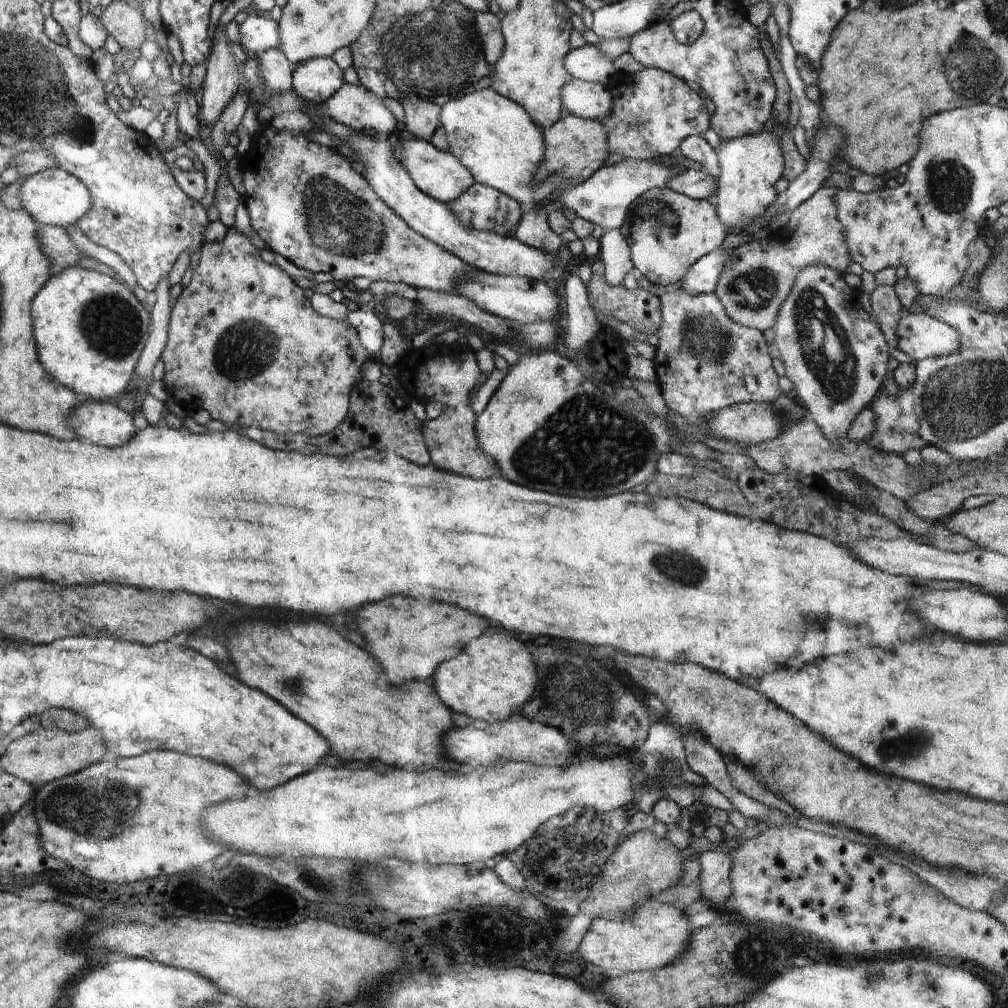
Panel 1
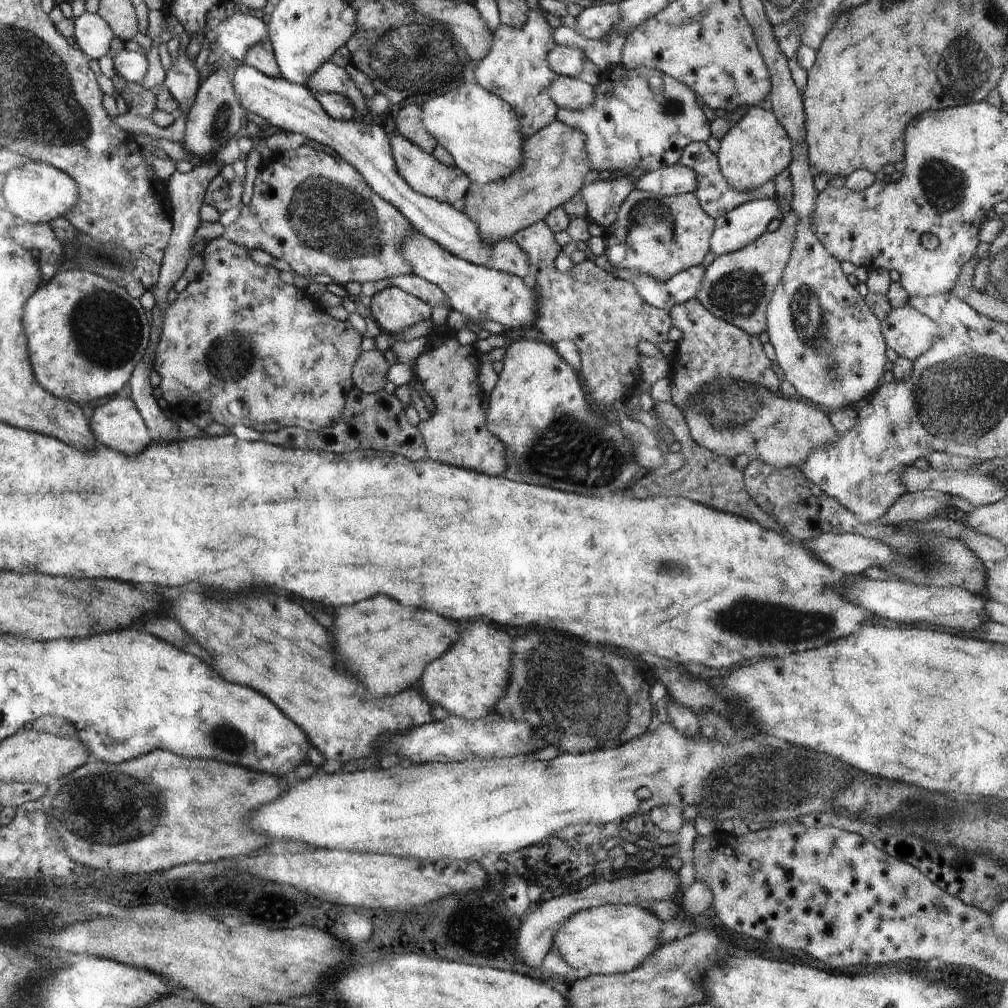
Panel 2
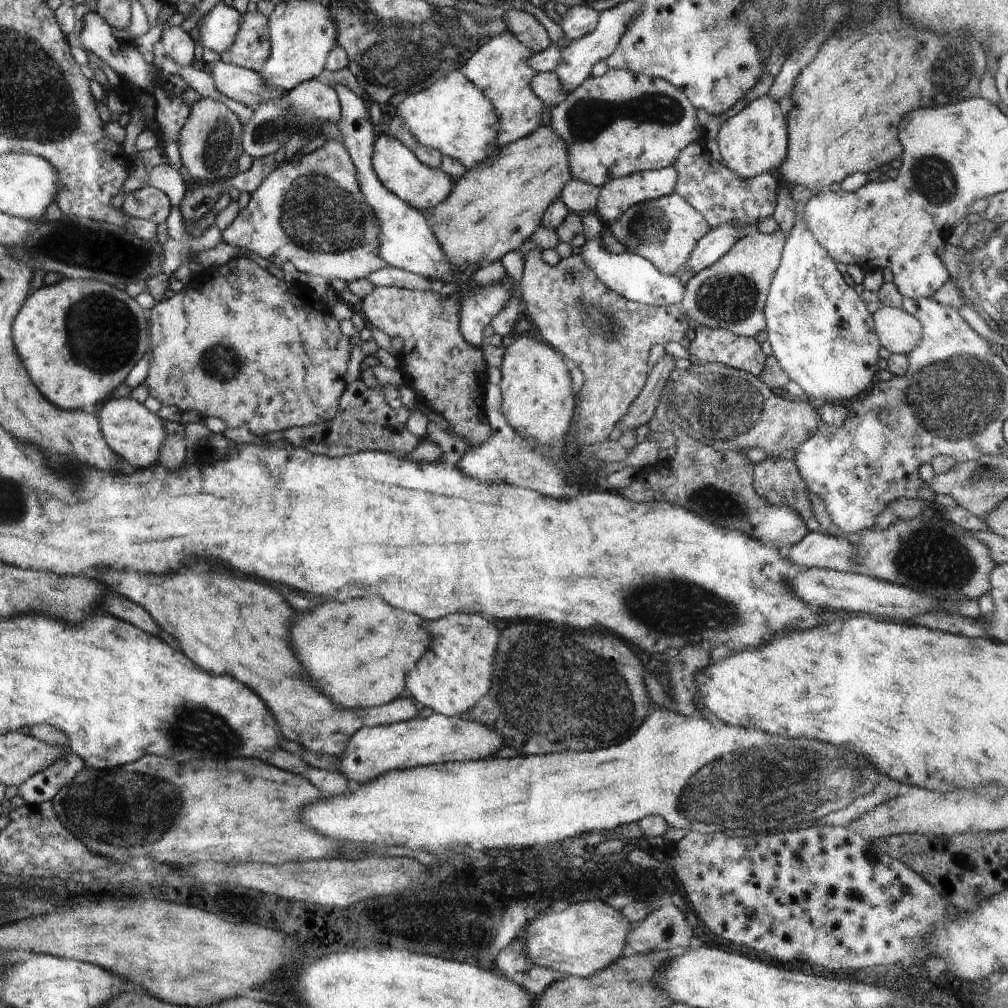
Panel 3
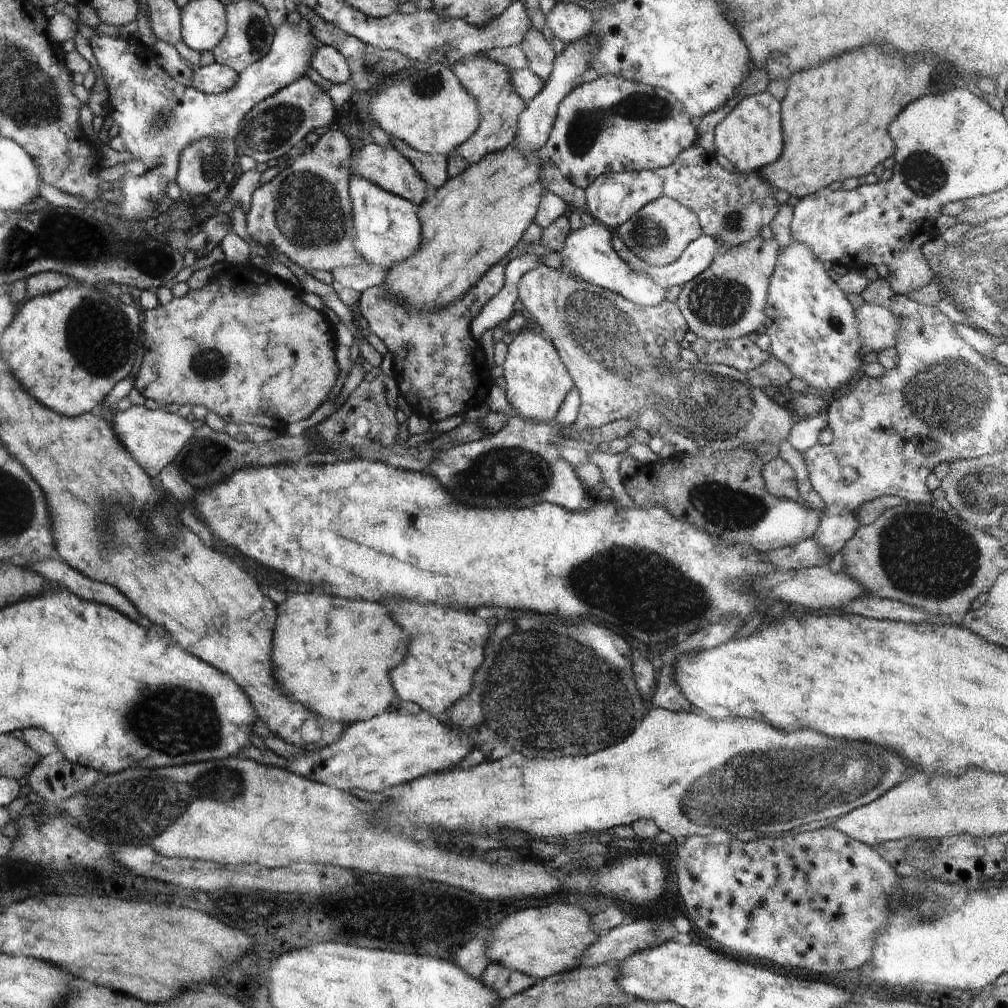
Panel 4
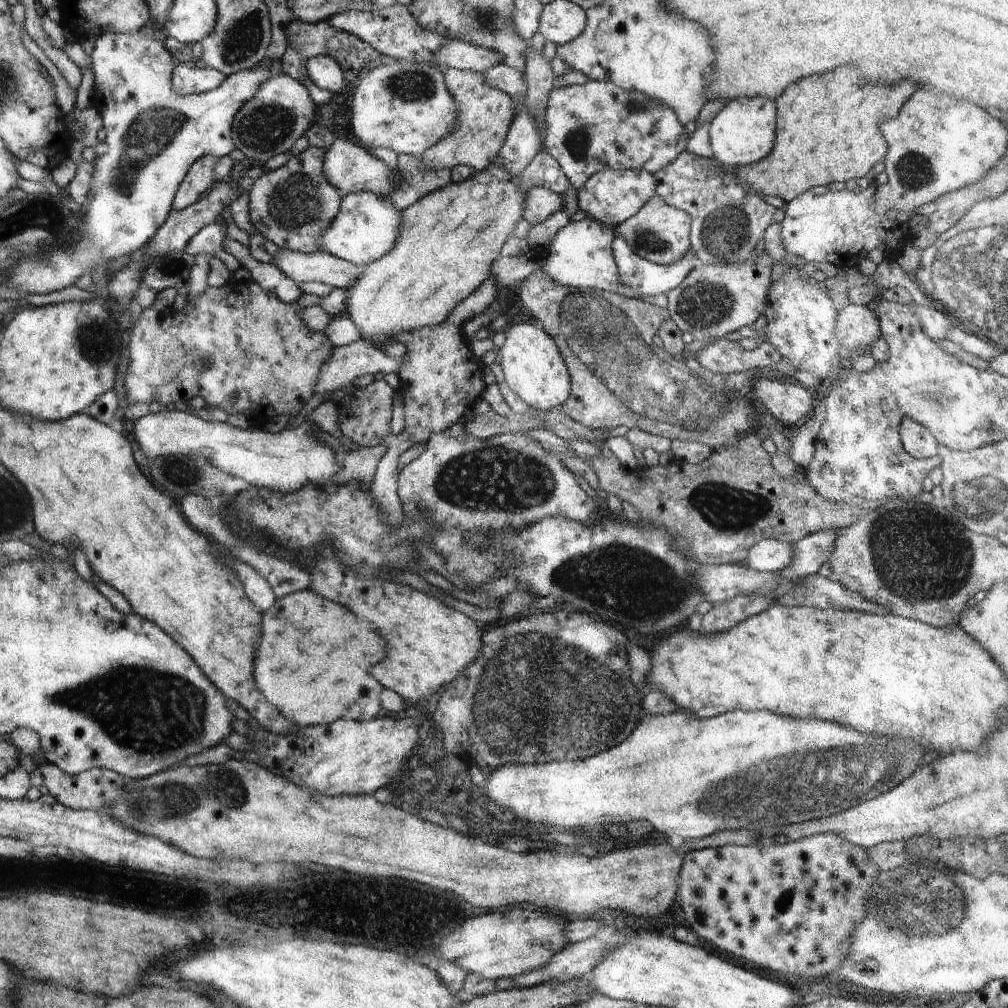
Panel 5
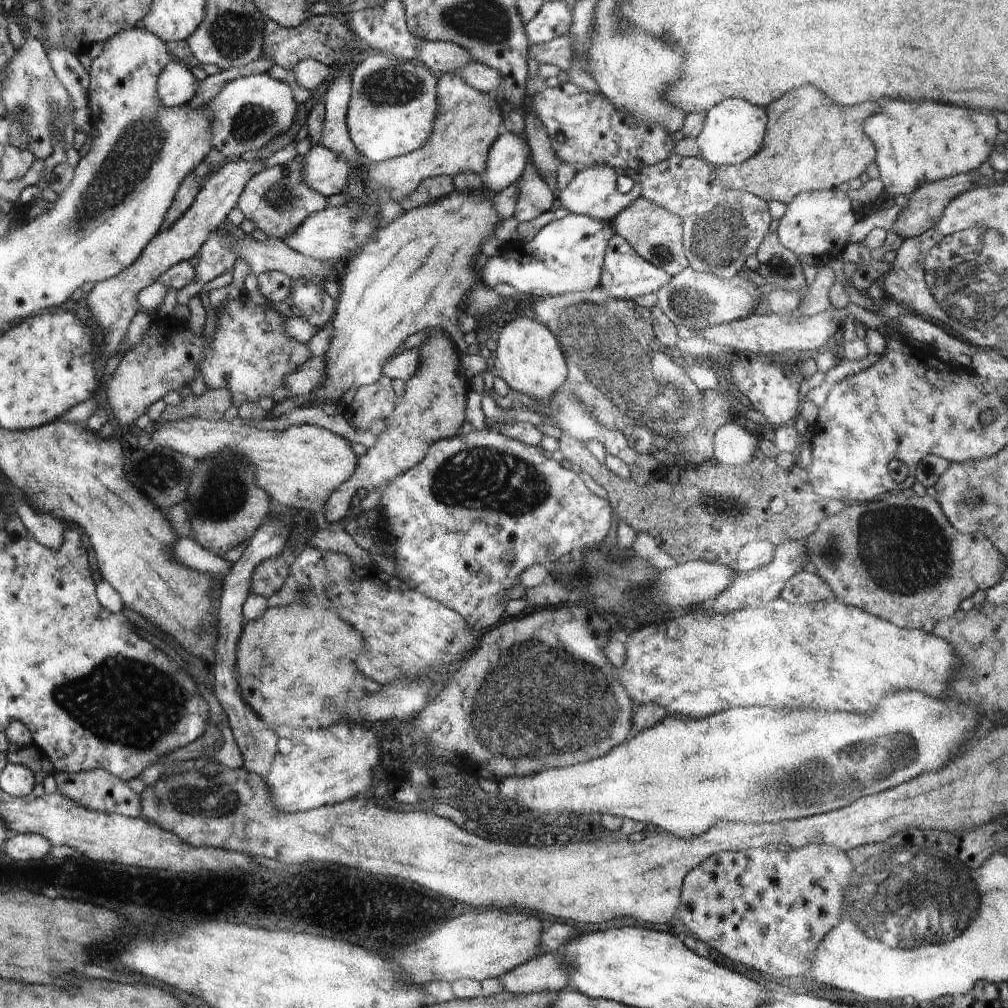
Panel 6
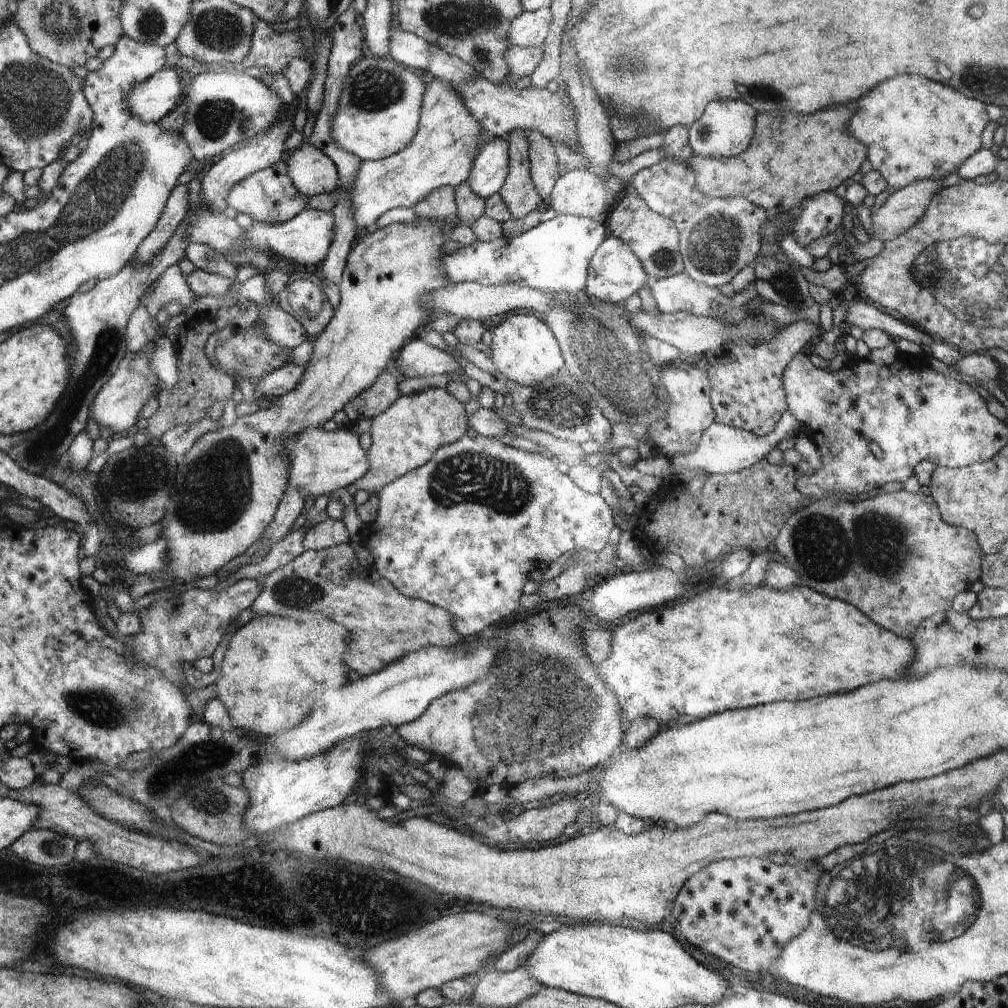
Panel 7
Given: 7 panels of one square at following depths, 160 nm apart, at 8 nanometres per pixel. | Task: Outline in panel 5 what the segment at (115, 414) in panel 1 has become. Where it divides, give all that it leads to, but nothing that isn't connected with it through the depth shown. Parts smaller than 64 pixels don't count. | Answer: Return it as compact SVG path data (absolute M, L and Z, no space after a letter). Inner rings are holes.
M173 407L128 421L133 425L133 438L138 442L139 450L146 452L150 458L168 455L206 457L234 478L248 481L251 486L280 492L297 491L306 483L318 484L320 488L327 486L339 459L330 447L317 442L314 426L307 417L297 428L279 433L269 433L264 429L243 430L226 422L204 421L193 415L190 409L179 411Z

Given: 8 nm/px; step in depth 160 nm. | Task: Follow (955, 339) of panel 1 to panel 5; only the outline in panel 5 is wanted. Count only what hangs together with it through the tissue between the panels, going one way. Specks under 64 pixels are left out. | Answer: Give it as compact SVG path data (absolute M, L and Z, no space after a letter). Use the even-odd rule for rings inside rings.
M848 305L839 311L835 331L838 336L850 336L854 346L872 348L881 339L881 326L875 307Z

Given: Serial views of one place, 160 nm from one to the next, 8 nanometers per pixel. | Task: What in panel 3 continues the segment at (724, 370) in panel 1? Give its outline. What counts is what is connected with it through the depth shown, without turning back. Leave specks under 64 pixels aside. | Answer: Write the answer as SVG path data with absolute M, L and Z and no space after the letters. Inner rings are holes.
M696 328L695 338L690 341L687 350L694 365L722 363L757 377L765 367L766 358L754 337L744 338L720 328Z

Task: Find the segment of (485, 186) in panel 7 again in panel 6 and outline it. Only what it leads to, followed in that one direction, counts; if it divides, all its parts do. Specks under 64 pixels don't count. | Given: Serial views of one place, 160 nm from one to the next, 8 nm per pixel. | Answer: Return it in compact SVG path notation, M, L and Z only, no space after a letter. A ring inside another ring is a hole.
M518 133L500 135L489 152L483 184L496 194L523 175L531 152L527 140Z

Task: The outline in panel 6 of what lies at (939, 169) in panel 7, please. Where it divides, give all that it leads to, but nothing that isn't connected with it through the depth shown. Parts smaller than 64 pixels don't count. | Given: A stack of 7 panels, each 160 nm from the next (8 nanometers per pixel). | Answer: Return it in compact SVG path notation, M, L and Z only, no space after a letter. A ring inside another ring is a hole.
M884 100L882 104L882 112L880 114L869 116L868 120L864 122L864 132L874 140L876 144L876 156L875 163L878 165L880 176L884 187L883 191L886 194L892 194L892 196L900 196L900 194L907 194L910 196L918 187L922 187L924 183L933 183L953 177L956 175L966 174L970 171L976 171L980 167L980 164L984 161L988 161L995 150L996 135L1000 132L997 125L997 118L995 113L986 114L986 112L978 112L978 110L970 110L970 108L958 108L958 106L950 106L950 104L936 104L936 102L902 102L902 100Z

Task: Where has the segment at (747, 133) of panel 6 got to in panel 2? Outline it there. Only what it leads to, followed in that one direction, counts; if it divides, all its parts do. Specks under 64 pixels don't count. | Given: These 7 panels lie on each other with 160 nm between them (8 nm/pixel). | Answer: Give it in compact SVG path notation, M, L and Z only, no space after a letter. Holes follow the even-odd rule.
M767 106L747 108L746 114L720 140L716 154L727 181L737 191L752 191L769 180L774 180L792 162L792 141Z

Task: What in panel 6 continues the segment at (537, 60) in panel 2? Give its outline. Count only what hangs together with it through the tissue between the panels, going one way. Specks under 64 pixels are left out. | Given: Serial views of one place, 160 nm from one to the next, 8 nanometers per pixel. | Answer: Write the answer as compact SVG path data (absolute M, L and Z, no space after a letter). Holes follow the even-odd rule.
M450 72L438 76L437 101L440 108L434 131L427 143L422 148L395 159L388 159L382 163L366 163L366 184L378 189L388 188L392 198L399 201L414 192L424 179L440 175L454 178L459 172L466 171L483 176L487 170L489 152L499 138L498 128L500 123L504 122L496 94L480 92L460 75L454 76Z

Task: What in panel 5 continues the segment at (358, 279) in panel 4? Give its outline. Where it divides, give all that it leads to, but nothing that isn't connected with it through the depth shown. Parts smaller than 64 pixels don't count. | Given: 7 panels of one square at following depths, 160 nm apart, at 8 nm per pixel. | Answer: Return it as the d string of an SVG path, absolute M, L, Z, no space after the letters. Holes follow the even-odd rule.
M281 249L280 254L274 256L273 263L296 284L316 281L345 290L357 281L363 271L361 266L322 251L306 254Z

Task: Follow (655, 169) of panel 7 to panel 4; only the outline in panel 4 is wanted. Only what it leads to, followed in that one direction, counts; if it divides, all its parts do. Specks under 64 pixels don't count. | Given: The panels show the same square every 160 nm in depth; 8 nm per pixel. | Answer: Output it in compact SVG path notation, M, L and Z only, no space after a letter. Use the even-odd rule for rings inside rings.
M695 144L684 150L669 167L656 172L664 178L663 194L696 212L703 234L713 236L722 244L721 251L725 251L739 248L758 235L760 228L769 226L780 203L774 199L777 190L759 173L728 171L716 161L716 154Z

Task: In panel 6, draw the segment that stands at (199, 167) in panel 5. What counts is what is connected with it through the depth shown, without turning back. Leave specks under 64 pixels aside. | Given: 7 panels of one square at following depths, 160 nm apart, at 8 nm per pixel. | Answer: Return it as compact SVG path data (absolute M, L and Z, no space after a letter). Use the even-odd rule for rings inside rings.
M194 173L186 175L186 178L182 180L182 184L178 187L176 196L174 196L174 200L170 208L168 208L166 216L164 216L164 222L160 226L160 231L171 227L190 210L199 194L202 184L203 182L200 180L200 177L196 177Z

